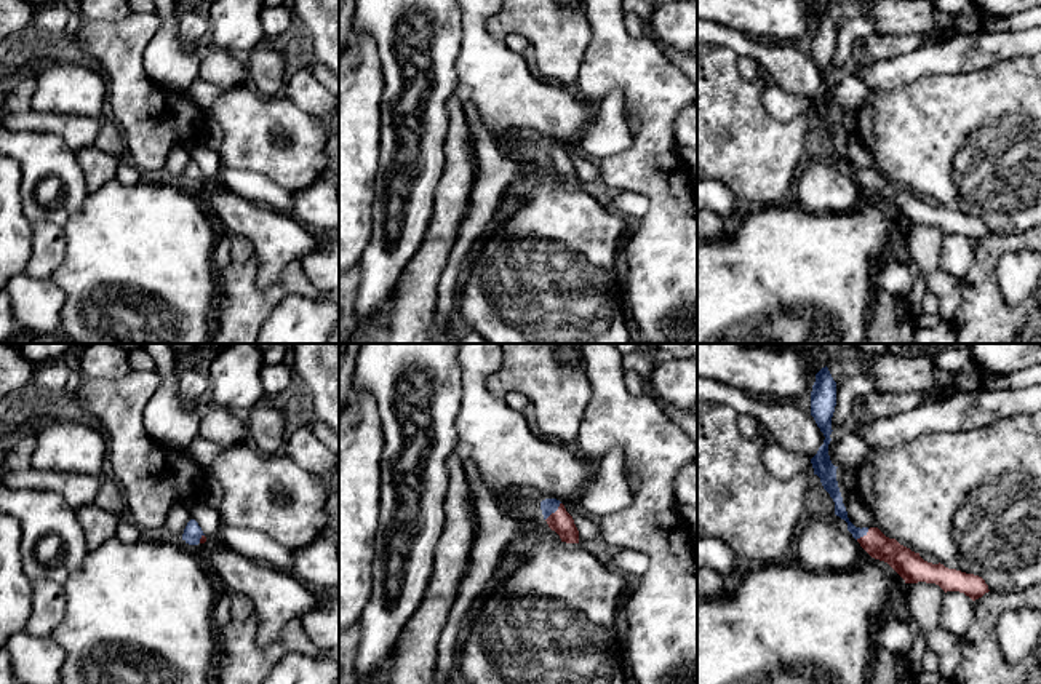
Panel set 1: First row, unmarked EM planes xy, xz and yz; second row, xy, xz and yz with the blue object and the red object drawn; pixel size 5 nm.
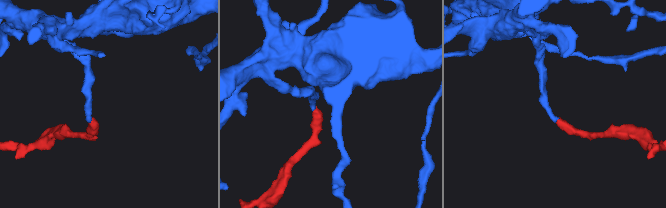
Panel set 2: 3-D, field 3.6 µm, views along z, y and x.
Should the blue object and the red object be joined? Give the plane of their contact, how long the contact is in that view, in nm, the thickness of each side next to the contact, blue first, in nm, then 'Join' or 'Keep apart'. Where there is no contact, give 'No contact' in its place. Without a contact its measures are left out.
Touches blue in xz. Shared border 120 nm. Thickness 80 nm (blue) against 120 nm. Join

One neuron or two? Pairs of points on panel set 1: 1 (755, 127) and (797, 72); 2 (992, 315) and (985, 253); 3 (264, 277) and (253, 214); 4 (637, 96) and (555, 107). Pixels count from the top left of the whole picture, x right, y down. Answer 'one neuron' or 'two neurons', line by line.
1: two neurons
2: one neuron
3: one neuron
4: two neurons

